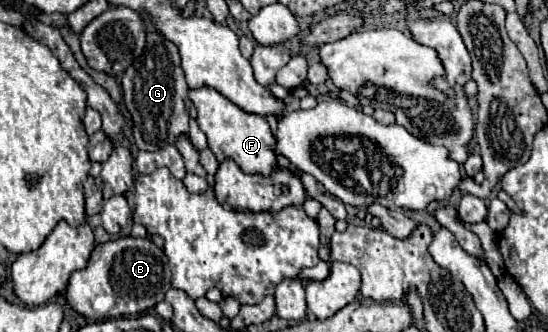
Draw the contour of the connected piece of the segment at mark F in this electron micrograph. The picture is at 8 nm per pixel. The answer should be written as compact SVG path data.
M214 88L190 90L190 100L198 108L200 130L208 136L208 146L212 148L218 162L232 158L246 174L270 174L270 170L276 168L274 136L266 118L240 110Z

